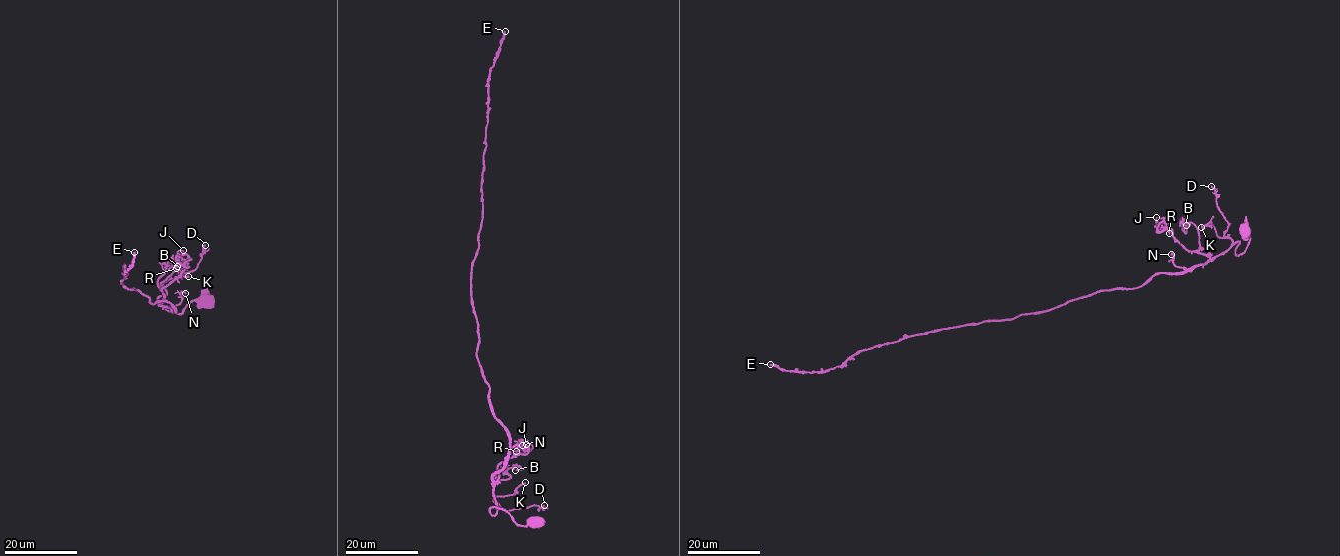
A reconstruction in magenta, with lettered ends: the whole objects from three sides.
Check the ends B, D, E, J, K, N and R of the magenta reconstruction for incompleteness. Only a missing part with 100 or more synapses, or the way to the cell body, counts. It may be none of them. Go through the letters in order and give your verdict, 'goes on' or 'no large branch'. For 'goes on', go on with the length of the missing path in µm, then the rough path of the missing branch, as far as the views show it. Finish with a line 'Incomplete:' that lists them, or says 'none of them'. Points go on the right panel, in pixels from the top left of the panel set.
B: no large branch
D: no large branch
E: goes on; missing 180 µm
J: no large branch
K: no large branch
N: no large branch
R: no large branch
Incomplete: E

